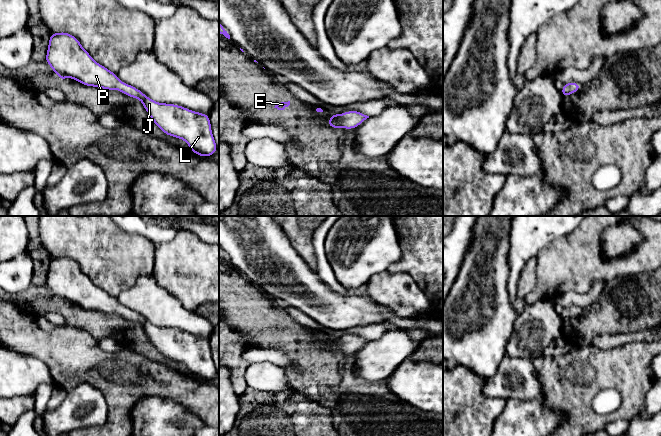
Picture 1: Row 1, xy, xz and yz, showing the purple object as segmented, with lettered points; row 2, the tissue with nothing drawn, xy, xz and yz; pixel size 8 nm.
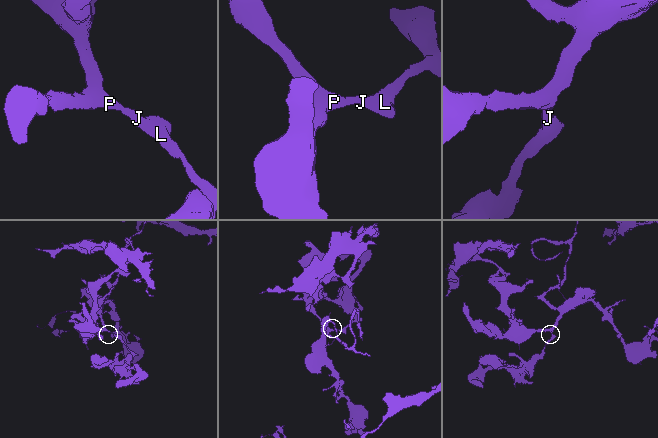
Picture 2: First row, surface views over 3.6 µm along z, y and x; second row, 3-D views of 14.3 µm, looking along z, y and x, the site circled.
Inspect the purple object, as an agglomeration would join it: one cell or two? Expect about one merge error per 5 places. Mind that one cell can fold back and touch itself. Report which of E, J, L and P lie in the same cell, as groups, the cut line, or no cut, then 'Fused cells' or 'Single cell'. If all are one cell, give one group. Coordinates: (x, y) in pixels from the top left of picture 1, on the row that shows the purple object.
Groups: E J L P. No split. Single cell

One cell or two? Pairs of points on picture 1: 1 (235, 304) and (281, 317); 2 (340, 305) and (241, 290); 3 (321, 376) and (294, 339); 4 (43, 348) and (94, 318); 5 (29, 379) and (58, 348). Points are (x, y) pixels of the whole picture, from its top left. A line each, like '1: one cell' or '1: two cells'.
1: one cell
2: two cells
3: one cell
4: two cells
5: two cells

